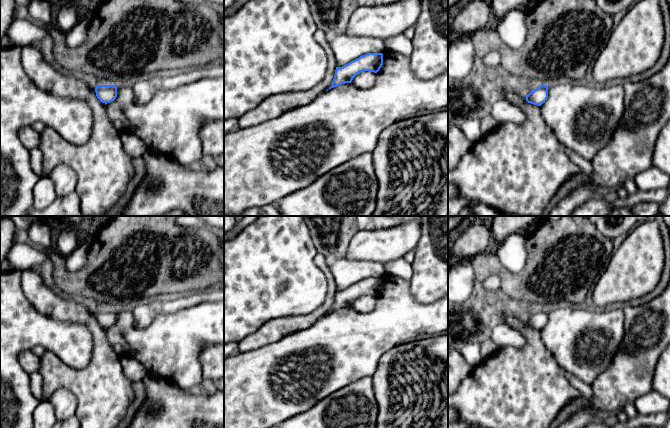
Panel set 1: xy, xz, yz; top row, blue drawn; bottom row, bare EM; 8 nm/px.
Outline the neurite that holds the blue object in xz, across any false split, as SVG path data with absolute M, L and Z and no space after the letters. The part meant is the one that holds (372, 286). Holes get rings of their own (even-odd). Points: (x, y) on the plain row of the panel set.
M368 277L362 279L342 291L336 291L334 303L329 313L345 307L351 307L353 302L363 295L377 297L382 289L382 277Z

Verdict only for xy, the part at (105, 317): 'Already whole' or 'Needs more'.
Already whole

